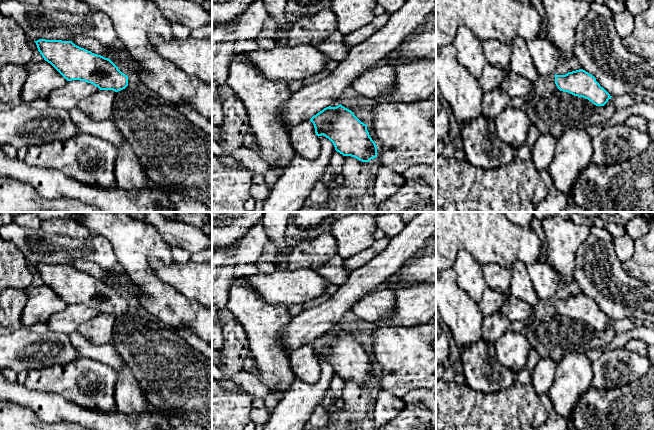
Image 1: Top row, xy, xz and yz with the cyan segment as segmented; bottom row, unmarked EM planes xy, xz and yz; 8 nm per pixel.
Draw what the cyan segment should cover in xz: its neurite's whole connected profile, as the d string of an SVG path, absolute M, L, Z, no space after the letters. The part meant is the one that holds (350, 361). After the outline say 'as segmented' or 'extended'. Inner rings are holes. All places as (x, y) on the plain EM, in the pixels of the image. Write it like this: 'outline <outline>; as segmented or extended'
outline M341 328L324 332L310 345L316 359L328 362L343 380L351 380L362 386L377 381L377 370L369 359L367 349Z; as segmented

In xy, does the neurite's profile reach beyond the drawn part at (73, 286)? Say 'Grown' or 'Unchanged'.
Unchanged

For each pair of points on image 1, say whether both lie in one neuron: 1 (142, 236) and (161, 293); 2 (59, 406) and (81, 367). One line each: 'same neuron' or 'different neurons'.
1: same neuron
2: different neurons

